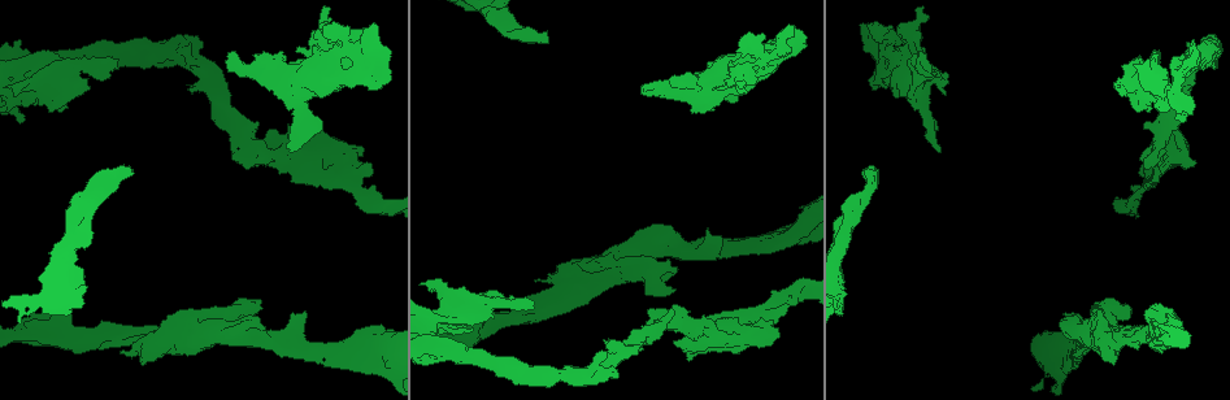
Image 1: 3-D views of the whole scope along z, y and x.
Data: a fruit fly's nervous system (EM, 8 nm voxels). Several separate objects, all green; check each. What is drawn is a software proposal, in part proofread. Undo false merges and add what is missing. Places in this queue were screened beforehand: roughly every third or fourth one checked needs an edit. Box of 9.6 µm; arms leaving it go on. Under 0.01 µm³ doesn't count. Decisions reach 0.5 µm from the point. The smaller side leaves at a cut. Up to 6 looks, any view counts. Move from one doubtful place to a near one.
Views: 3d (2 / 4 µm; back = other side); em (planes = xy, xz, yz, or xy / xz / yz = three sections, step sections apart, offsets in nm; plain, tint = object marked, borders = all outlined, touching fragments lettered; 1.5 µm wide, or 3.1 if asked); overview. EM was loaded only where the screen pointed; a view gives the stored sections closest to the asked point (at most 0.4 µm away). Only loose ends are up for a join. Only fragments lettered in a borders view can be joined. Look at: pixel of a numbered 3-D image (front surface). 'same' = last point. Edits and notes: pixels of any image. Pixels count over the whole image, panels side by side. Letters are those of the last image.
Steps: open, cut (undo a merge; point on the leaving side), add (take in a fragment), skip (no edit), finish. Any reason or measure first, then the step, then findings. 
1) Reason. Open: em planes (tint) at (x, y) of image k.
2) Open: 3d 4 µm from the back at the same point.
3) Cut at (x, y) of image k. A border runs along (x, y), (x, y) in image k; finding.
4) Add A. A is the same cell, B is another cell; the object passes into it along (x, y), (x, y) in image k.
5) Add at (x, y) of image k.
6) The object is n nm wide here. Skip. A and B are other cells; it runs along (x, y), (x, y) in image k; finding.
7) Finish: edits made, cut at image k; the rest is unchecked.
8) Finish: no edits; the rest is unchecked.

Thick end. Open: em planes (borders) at (650, 310) of image 1.

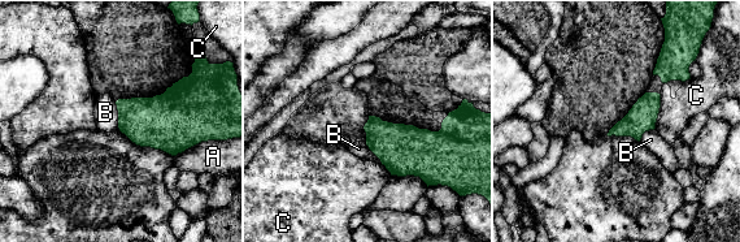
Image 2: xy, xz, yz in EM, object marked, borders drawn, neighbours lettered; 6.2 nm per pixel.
Skip. A, B and C are other cells; a border runs along (114, 102), (120, 130) in image 2; no lettered fragment goes on from it.

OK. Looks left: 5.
Branch stops here. Open: em planes (borders) at (757, 237) of image 1.

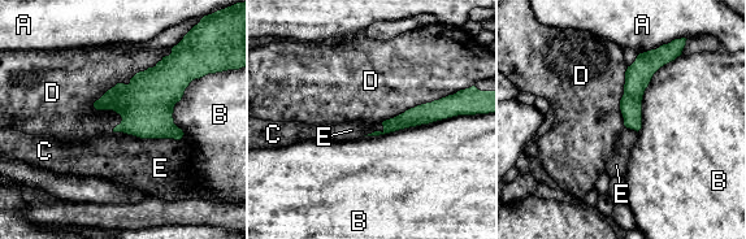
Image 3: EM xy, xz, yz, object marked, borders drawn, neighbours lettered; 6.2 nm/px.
The object is 360 nm wide here. Skip. A, B, C, D and E are other cells; no lettered fragment goes on from it.

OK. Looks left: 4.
Thick turns thin. Open: 3d 4 µm from the back at (293, 74) of image 1.

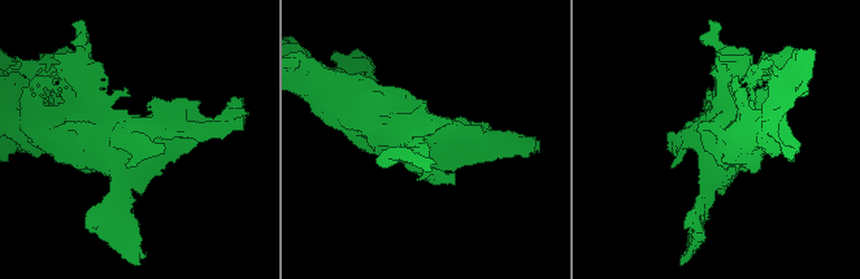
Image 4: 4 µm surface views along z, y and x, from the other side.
Open: em planes (borders) at (130, 134) of image 4.

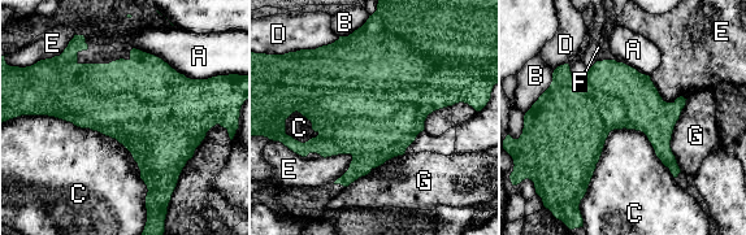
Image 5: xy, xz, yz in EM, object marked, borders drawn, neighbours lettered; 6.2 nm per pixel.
Skip. A, B, C, D, E, F and G are other cells; a border runs along (673, 178), (614, 129), (588, 185) in image 5; one neuron here.

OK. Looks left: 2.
Finish: no edits; the rest is unchecked.

